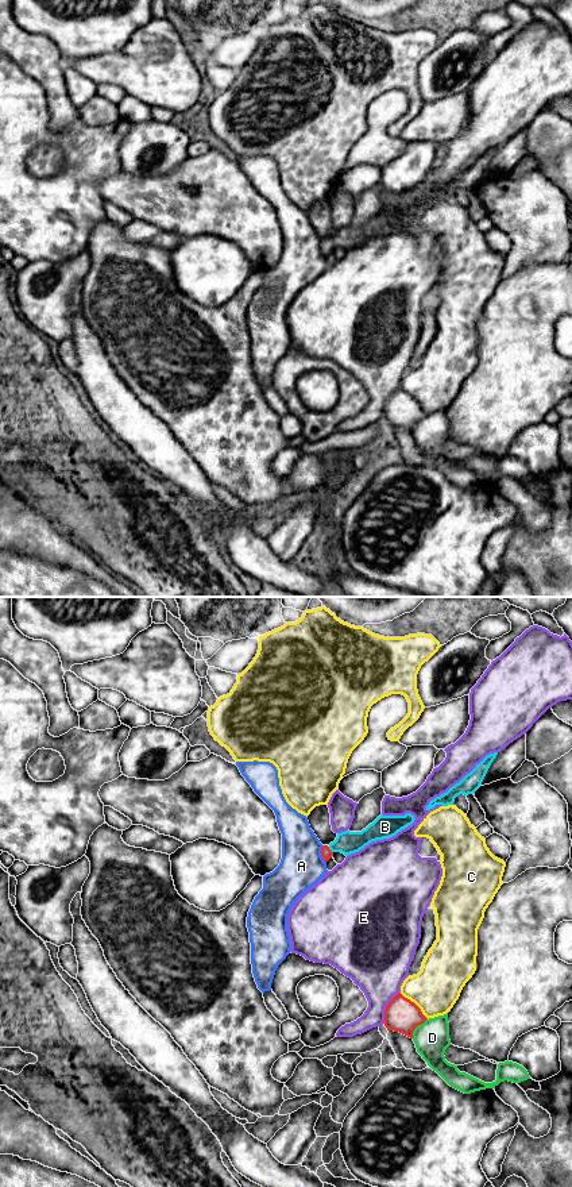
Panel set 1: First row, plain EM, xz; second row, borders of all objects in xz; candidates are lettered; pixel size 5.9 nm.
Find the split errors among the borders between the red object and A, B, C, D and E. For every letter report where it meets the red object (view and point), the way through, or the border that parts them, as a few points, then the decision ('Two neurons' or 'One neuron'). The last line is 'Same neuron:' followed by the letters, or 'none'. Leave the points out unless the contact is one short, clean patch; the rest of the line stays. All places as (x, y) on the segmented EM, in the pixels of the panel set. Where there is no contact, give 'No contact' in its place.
A: Touches red at xz (321, 854). Two neurons
B: Touches red at xz (329, 850). Path across: xz (327, 854), (329, 850), (347, 843). One neuron
C: Touches red at xz (414, 1004). Two neurons
D: Touches red at xz (416, 1026). Two neurons
E: Touches red at xz (386, 1008). Two neurons
Same neuron: B

